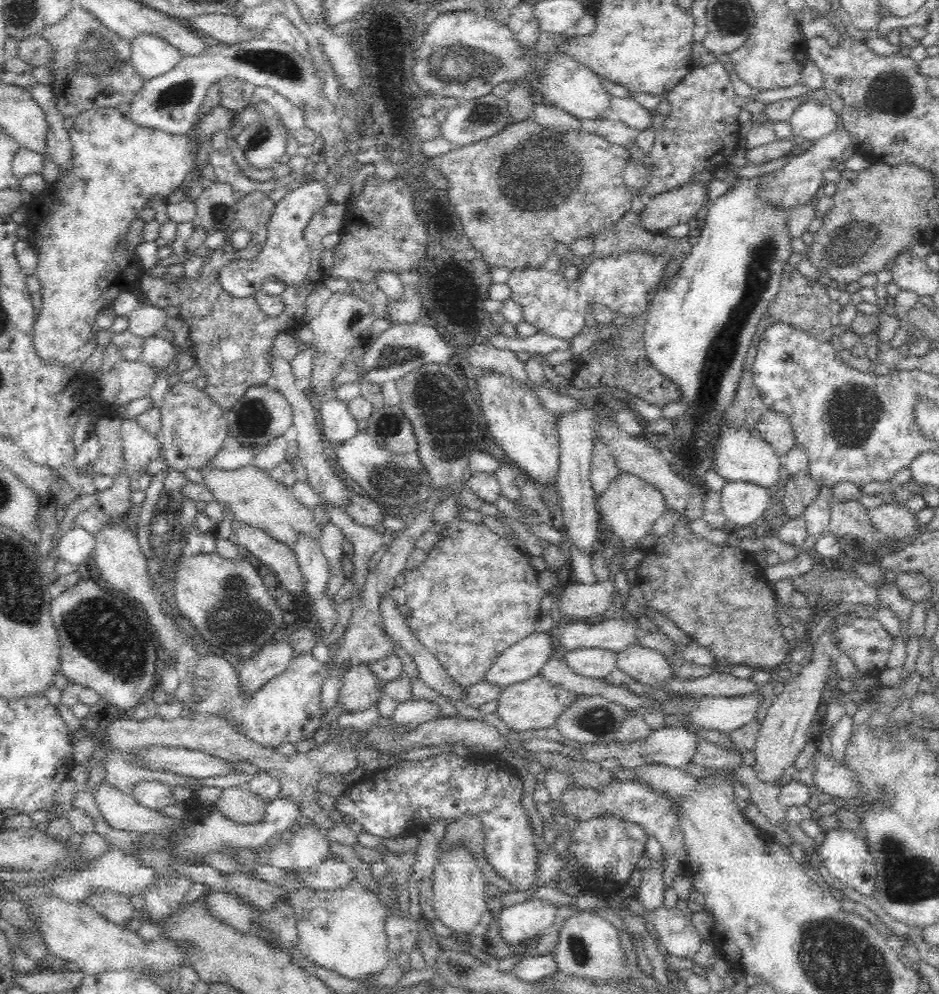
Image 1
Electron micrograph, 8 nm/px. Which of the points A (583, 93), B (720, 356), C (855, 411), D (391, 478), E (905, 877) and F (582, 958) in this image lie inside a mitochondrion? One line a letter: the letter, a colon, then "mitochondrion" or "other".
A: other
B: mitochondrion
C: mitochondrion
D: mitochondrion
E: mitochondrion
F: mitochondrion

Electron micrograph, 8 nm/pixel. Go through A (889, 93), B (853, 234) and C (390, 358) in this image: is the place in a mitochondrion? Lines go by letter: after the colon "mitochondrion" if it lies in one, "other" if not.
A: mitochondrion
B: mitochondrion
C: mitochondrion

